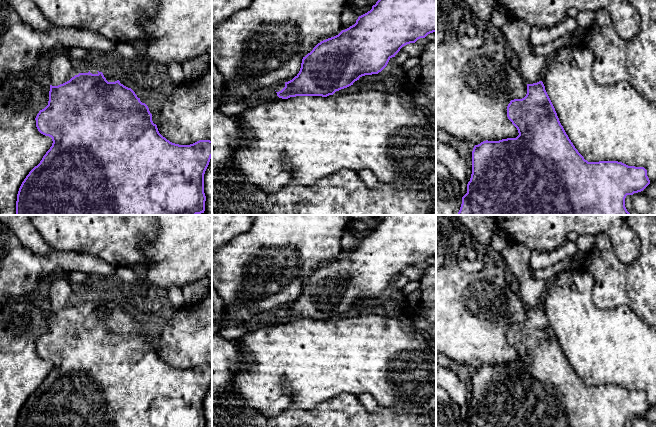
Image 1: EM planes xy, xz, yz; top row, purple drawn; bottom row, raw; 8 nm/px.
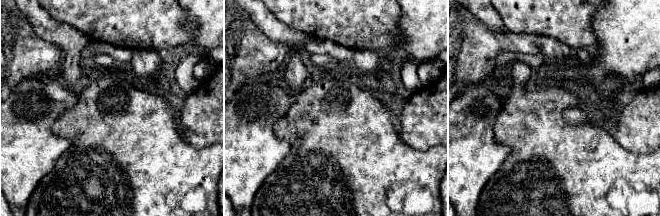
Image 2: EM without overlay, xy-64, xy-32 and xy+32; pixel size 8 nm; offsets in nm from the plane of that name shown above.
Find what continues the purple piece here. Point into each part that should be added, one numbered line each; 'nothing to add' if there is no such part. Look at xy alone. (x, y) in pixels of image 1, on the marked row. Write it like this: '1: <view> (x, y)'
1: xy (61, 70)

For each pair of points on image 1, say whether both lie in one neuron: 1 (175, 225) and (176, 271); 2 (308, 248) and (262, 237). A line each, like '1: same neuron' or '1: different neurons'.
1: same neuron
2: same neuron

